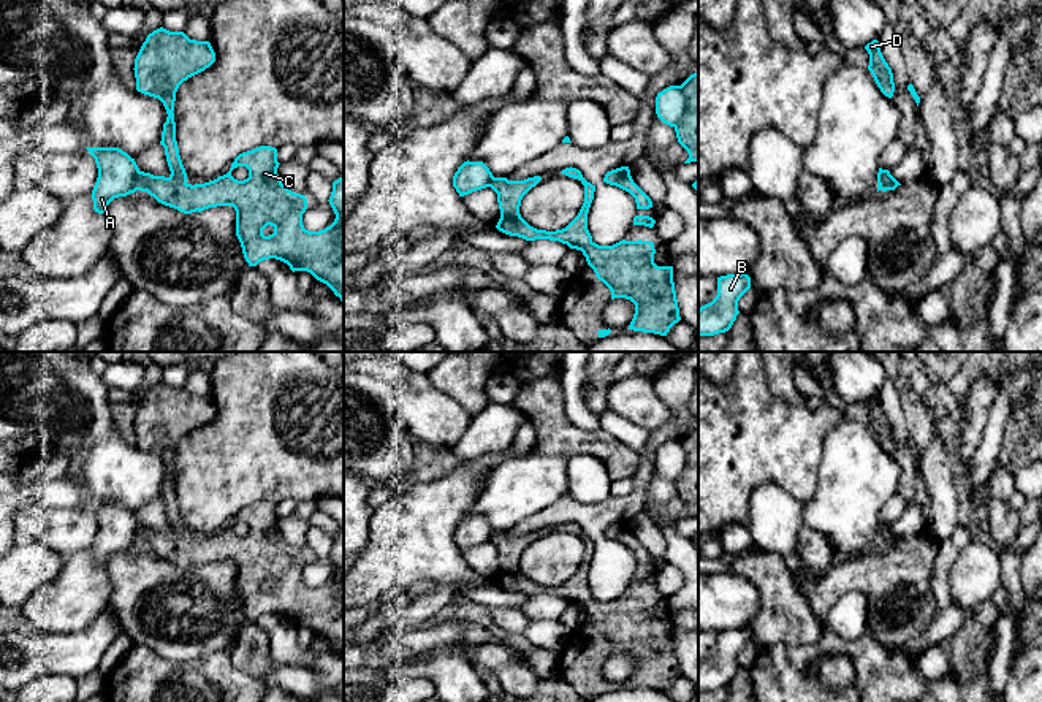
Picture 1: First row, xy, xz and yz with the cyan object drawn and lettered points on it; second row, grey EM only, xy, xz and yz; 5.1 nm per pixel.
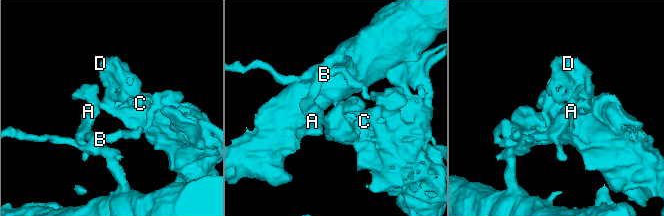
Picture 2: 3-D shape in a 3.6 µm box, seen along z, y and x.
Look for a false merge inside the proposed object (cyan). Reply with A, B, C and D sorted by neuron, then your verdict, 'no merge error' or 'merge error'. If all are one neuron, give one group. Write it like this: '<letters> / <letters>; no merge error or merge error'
A B / C D; merge error

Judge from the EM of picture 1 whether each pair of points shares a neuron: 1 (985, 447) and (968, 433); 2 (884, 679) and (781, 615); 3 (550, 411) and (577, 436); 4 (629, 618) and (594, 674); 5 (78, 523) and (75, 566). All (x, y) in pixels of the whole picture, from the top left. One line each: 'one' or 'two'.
1: two
2: two
3: one
4: one
5: two

